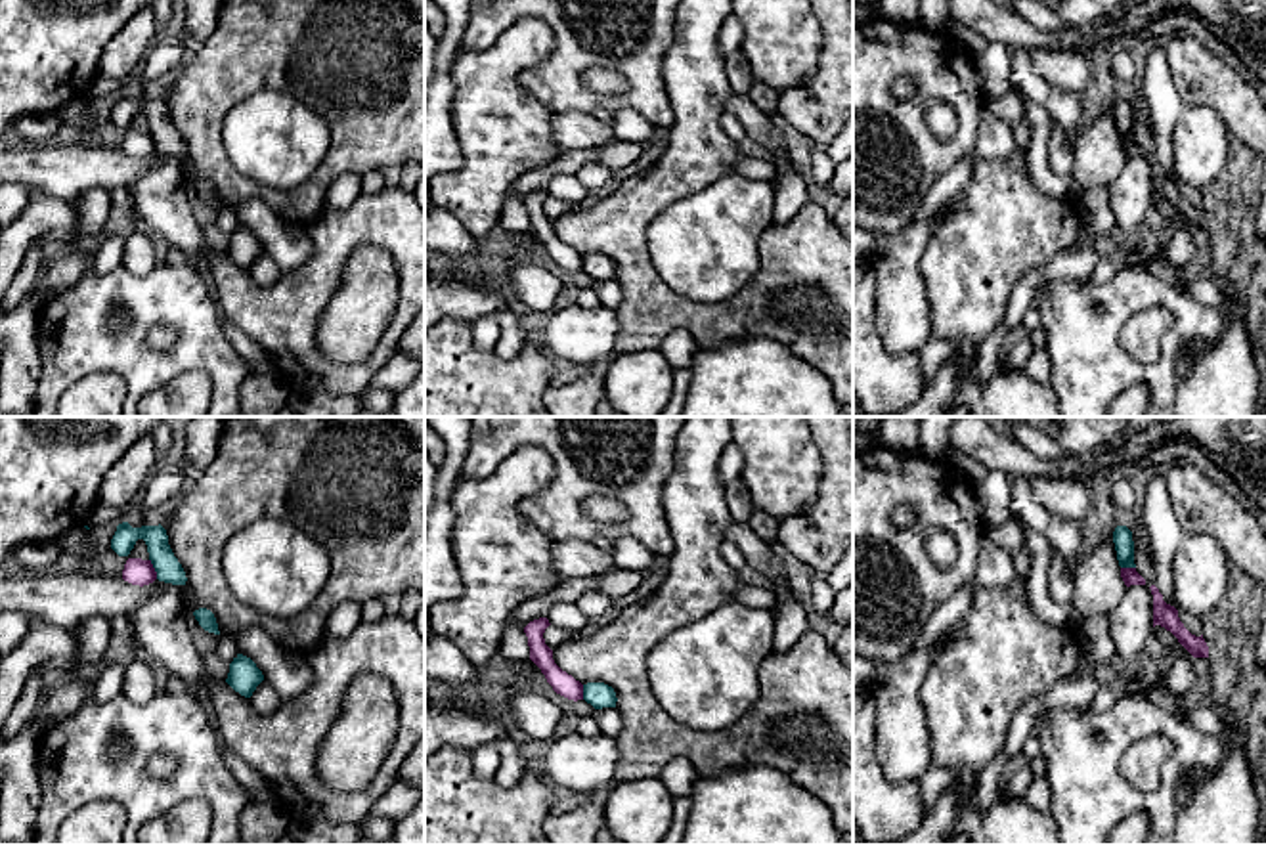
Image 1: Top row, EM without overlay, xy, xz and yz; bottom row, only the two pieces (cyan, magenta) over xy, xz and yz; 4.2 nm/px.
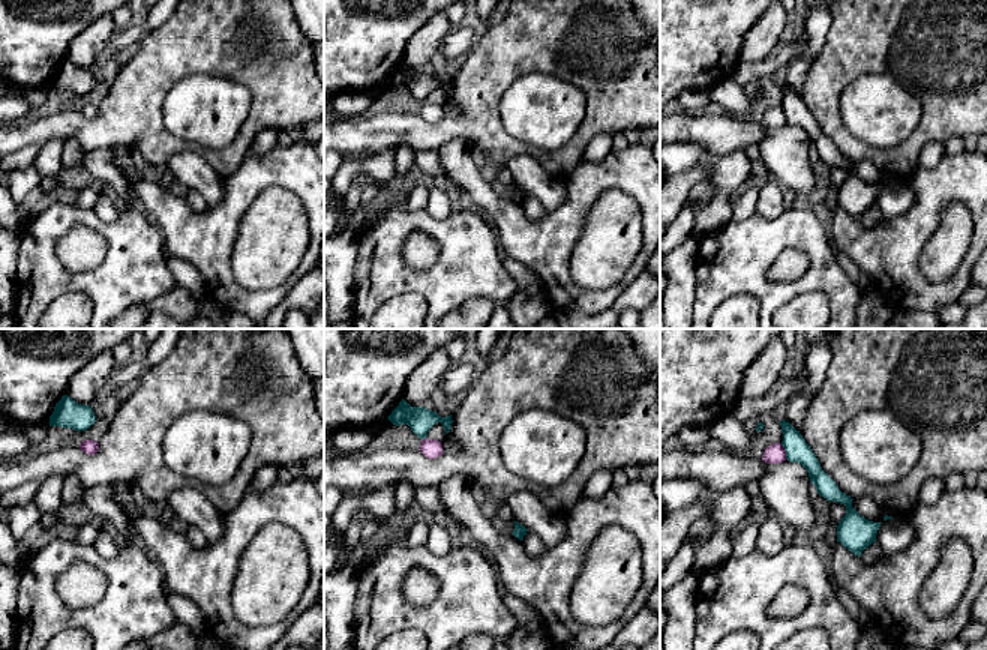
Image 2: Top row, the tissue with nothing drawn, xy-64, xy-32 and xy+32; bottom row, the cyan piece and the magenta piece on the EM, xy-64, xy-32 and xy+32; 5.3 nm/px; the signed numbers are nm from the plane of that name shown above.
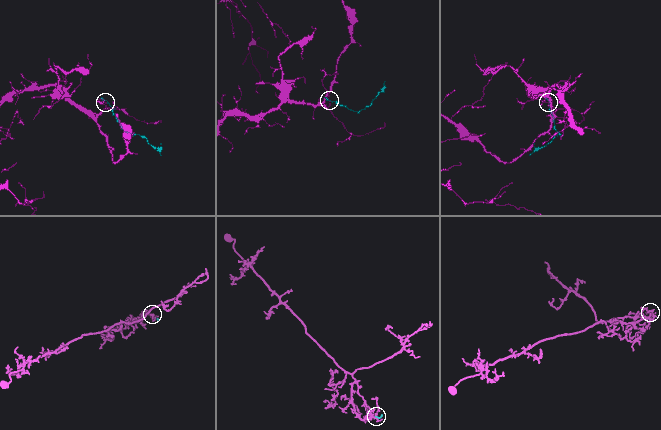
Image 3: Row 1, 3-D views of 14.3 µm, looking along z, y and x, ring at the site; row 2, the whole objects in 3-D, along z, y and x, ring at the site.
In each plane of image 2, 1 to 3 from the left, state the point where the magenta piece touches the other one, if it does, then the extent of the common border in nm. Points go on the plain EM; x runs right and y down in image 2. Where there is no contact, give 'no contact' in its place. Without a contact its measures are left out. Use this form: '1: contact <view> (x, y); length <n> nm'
1: no contact
2: contact xy-32 (423, 102); length 30 nm
3: contact xy+32 (786, 116); length 90 nm

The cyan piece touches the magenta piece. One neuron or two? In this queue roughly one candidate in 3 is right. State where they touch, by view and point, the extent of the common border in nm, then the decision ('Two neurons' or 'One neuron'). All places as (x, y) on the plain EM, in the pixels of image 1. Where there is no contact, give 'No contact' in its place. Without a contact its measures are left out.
Touches cyan at xy (153, 138). Shared border 90 nm. Two neurons

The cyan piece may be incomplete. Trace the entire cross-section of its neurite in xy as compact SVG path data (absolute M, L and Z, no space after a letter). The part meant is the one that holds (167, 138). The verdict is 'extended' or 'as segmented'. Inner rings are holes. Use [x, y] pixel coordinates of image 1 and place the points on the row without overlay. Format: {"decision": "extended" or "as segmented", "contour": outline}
{"decision": "as segmented", "contour": "M122 94L117 98L117 103L111 111L111 120L119 128L128 128L138 111L145 113L149 132L157 143L159 153L186 157L187 153L186 143L178 130L174 128L168 117L166 101L161 96L132 99L128 94Z"}

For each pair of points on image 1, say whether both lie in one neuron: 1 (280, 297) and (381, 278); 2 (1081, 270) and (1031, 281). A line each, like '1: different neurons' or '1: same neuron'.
1: different neurons
2: same neuron

